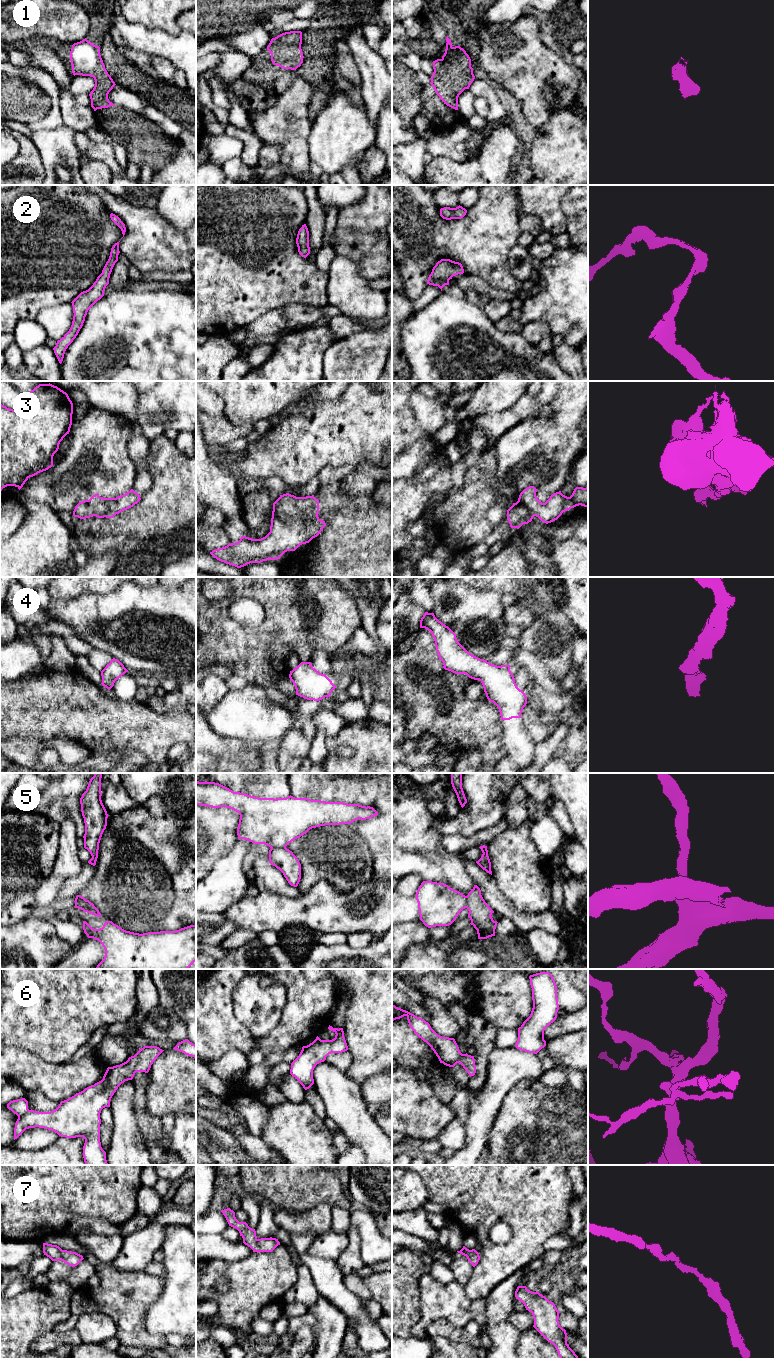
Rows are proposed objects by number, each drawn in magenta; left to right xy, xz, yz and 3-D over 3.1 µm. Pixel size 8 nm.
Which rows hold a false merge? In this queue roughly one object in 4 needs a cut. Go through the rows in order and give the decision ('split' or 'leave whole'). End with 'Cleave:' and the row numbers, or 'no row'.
1: leave whole
2: leave whole
3: leave whole
4: leave whole
5: split
6: leave whole
7: leave whole
Cleave: 5

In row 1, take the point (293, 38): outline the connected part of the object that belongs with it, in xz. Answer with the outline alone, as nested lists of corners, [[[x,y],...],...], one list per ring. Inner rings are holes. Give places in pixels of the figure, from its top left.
[[[301,31],[285,32],[272,38],[267,46],[272,63],[283,69],[296,70],[301,66],[304,58],[301,44]]]

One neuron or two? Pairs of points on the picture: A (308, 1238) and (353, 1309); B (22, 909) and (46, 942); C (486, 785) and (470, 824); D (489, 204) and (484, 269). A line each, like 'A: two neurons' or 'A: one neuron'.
A: one neuron
B: two neurons
C: one neuron
D: one neuron

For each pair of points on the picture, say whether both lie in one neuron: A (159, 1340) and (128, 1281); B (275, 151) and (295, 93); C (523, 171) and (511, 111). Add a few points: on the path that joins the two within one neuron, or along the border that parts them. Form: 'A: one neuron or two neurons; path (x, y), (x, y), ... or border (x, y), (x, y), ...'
A: one neuron; path (142, 1333), (134, 1325), (134, 1298)
B: two neurons; border (264, 143), (274, 143), (280, 148), (281, 165)
C: one neuron; path (524, 156), (525, 131), (522, 126)

